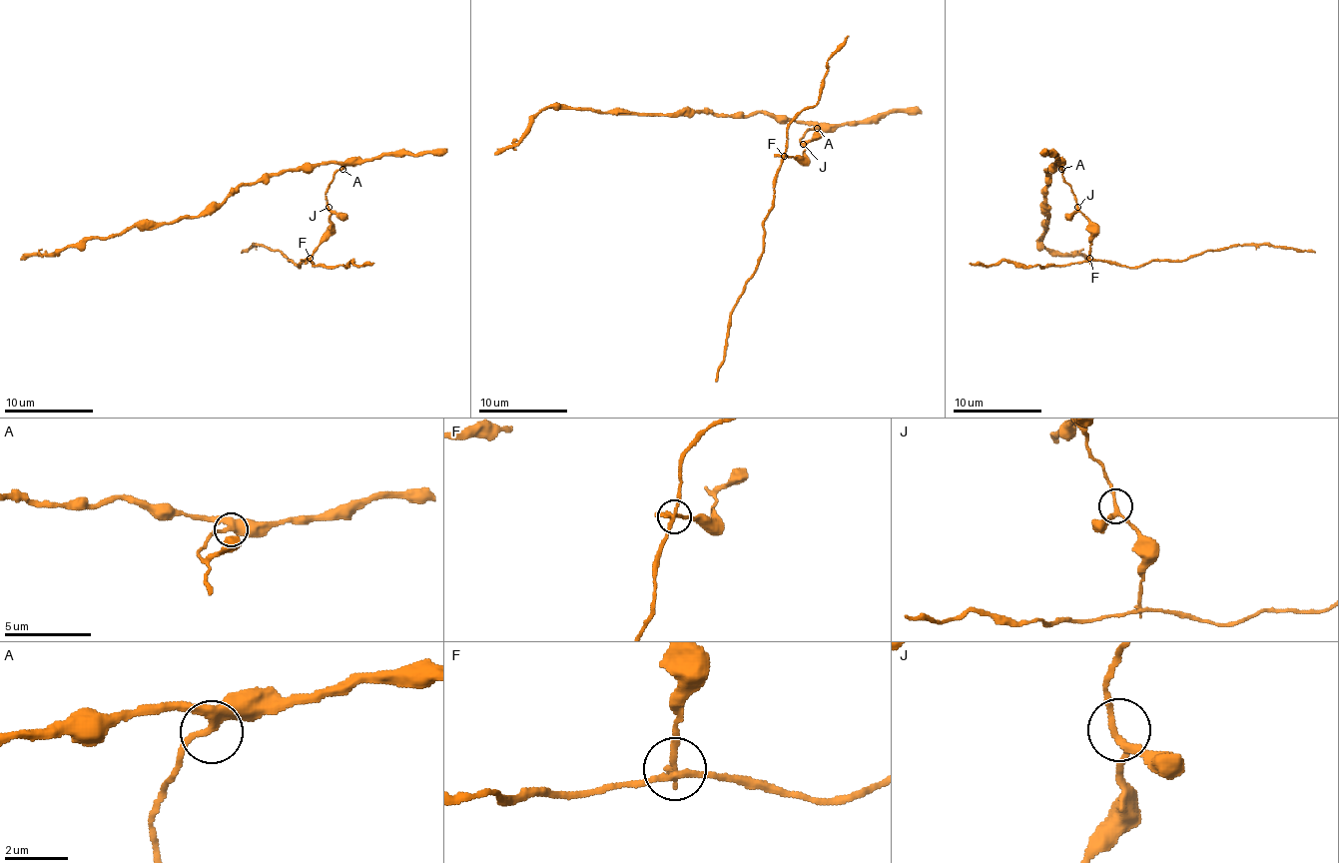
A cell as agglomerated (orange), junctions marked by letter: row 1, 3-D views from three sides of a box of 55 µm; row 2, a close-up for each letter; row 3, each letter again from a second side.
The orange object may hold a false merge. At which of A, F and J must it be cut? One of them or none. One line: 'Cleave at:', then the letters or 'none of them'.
Cleave at: F

